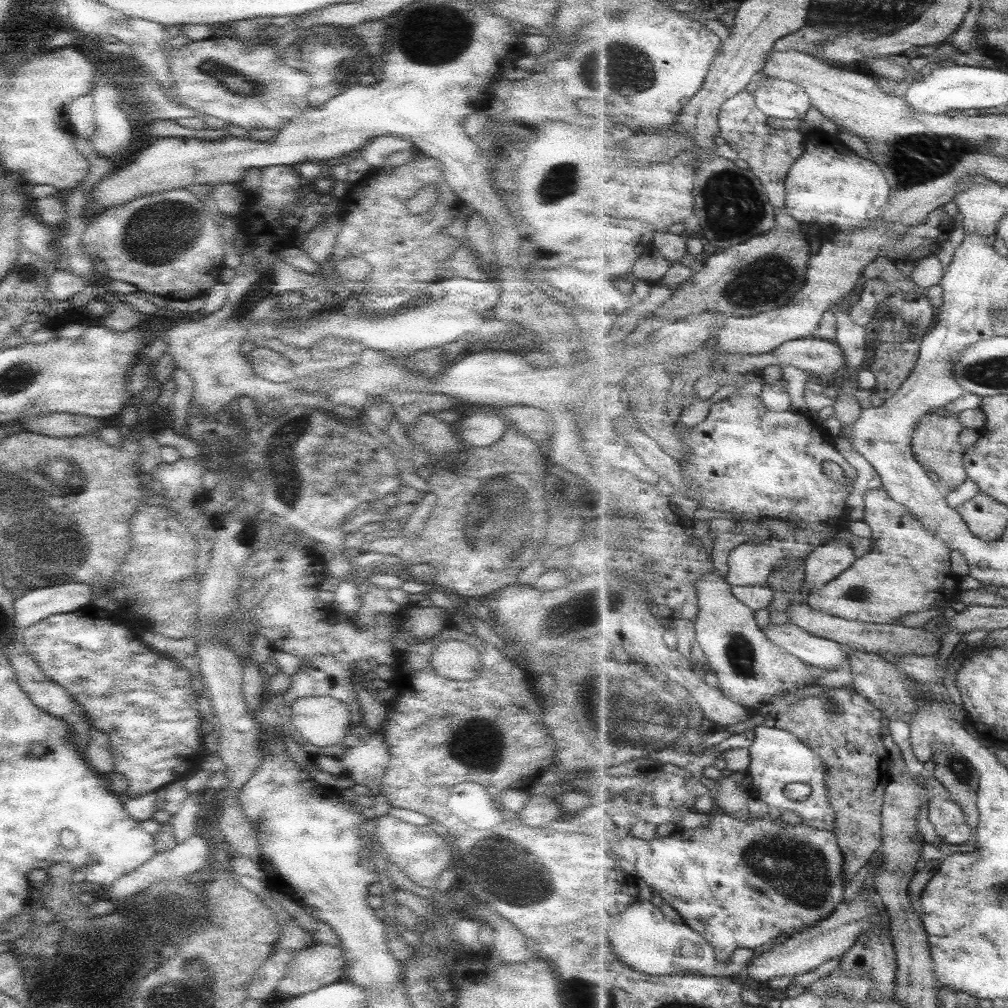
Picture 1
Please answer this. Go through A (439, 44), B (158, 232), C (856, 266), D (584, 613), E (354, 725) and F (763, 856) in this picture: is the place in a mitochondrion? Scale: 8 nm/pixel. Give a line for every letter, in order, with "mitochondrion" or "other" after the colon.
A: mitochondrion
B: mitochondrion
C: other
D: mitochondrion
E: other
F: mitochondrion

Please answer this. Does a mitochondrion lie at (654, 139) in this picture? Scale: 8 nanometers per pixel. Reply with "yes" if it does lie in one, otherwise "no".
no

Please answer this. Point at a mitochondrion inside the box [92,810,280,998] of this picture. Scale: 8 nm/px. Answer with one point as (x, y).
(167, 909)

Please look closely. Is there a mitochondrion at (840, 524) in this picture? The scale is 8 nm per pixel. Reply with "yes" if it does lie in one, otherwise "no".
no

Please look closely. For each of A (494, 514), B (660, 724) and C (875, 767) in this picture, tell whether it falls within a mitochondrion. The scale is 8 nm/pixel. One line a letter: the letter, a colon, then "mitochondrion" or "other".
A: mitochondrion
B: mitochondrion
C: other

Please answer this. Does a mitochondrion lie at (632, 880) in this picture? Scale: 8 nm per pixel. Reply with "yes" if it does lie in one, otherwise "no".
no

